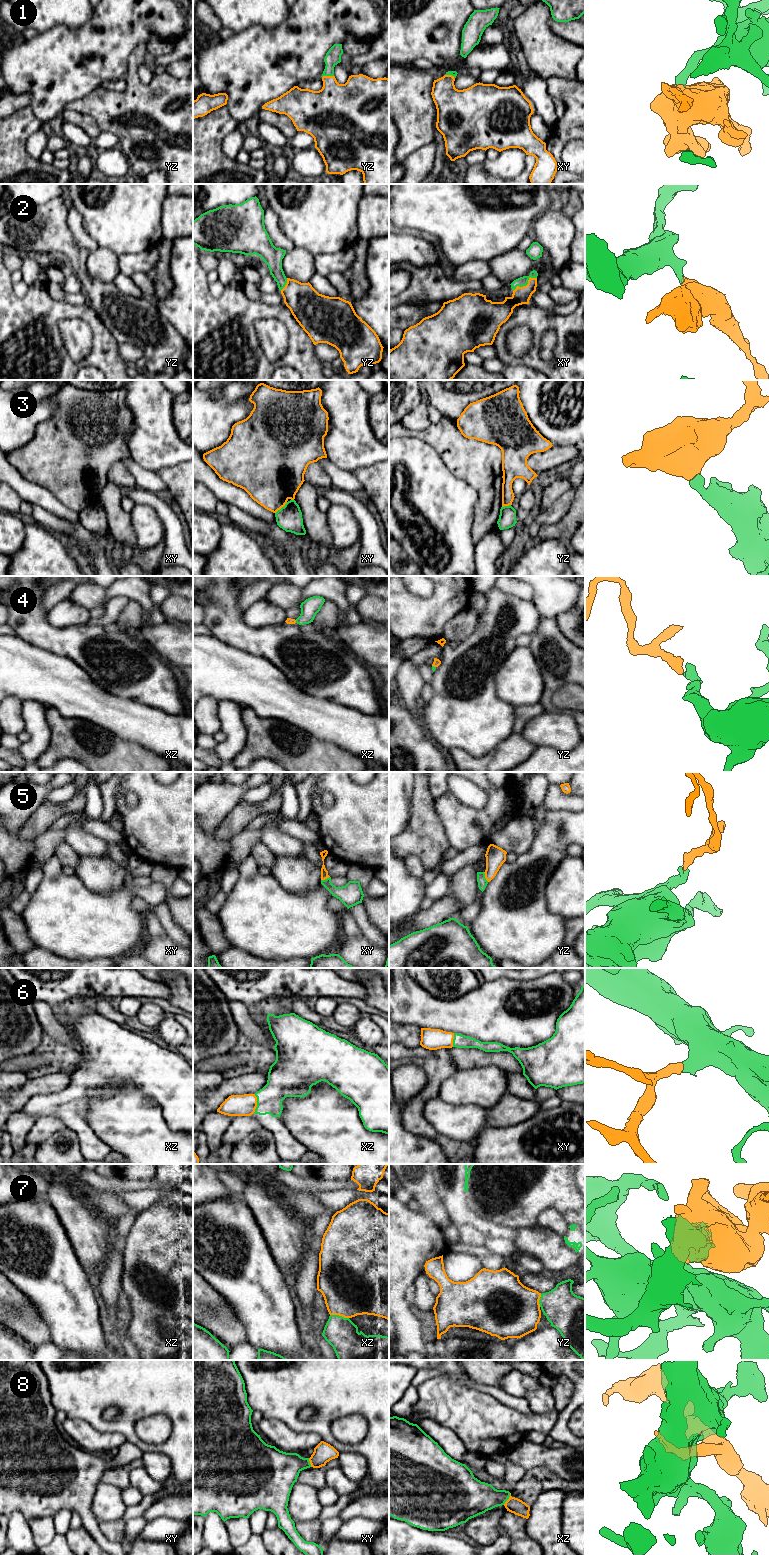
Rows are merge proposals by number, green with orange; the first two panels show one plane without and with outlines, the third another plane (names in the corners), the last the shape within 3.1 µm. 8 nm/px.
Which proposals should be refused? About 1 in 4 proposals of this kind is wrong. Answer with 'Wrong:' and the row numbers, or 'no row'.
Wrong: 3, 5

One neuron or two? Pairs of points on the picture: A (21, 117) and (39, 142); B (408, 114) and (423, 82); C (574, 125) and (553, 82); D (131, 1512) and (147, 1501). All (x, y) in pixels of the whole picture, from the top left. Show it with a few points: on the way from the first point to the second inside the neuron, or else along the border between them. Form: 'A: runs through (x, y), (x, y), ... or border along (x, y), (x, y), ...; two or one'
A: border along (46, 127), (27, 140), (32, 157); two
B: runs through (409, 106), (409, 96), (415, 90); one
C: runs through (574, 114), (574, 103), (564, 93); one
D: runs through (135, 1511), (143, 1505); one

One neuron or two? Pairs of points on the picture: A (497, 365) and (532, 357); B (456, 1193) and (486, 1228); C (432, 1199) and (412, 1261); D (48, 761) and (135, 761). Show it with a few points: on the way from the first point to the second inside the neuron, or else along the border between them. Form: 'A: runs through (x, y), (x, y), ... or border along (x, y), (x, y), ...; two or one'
A: border along (497, 357), (507, 364), (523, 364), (526, 366); two
B: runs through (456, 1203), (476, 1221); one
C: border along (420, 1210), (442, 1231); two
D: runs through (70, 752), (88, 752), (113, 761); one

